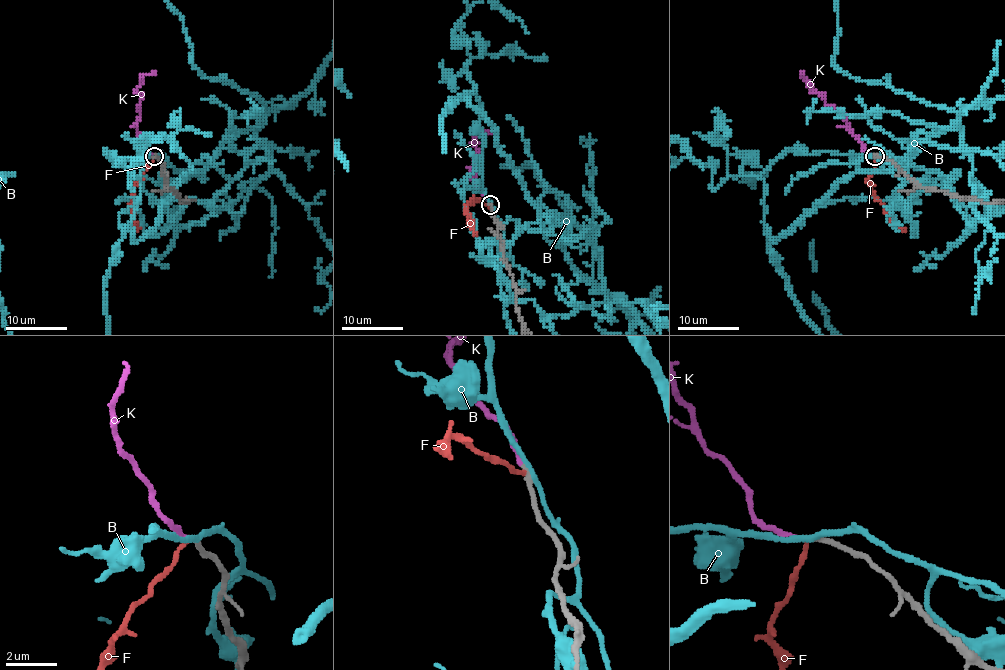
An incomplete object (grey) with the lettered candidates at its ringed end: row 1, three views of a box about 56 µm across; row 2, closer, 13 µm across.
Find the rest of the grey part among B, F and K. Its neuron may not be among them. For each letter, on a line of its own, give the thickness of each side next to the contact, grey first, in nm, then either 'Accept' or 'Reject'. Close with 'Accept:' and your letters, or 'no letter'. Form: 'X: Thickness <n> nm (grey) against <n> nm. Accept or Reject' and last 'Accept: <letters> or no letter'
B: Thickness 200 nm (grey) against 200 nm. Reject
F: Thickness 200 nm (grey) against 170 nm. Reject
K: Thickness 170 nm (grey) against 180 nm. Accept
Accept: K

